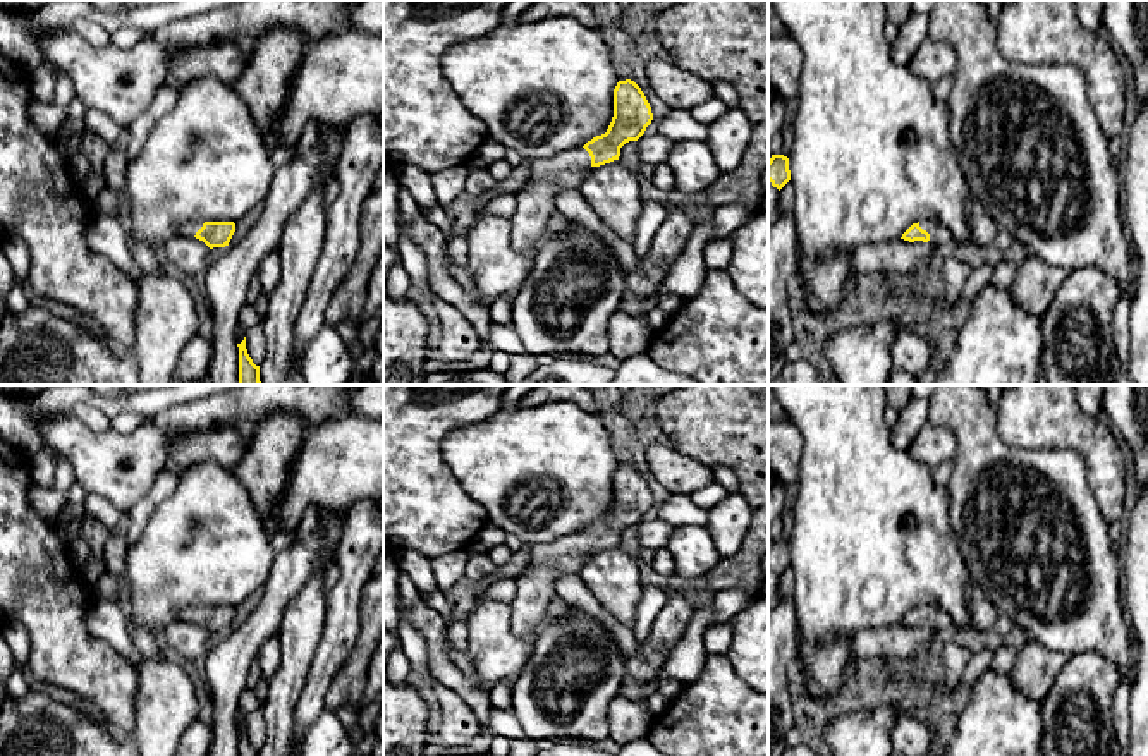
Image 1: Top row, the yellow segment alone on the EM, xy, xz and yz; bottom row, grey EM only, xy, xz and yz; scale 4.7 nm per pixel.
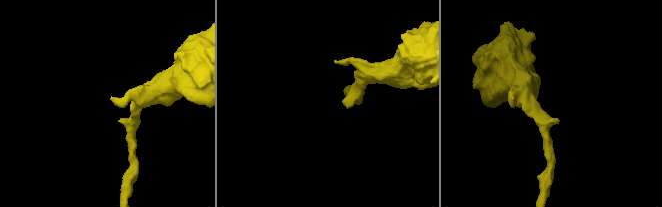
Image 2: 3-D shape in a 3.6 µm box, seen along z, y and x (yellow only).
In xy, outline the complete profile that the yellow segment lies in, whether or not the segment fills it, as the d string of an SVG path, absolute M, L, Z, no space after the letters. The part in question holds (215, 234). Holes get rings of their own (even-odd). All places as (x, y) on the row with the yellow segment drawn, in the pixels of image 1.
M186 222L179 225L179 235L196 237L210 249L229 246L234 232L234 222Z

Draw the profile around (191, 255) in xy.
M175 235L163 246L163 253L168 261L196 278L201 278L210 265L210 247L196 237Z

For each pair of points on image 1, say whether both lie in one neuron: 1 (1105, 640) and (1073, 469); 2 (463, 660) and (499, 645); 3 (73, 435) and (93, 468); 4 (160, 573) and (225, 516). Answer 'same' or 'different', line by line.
1: same
2: different
3: same
4: same

